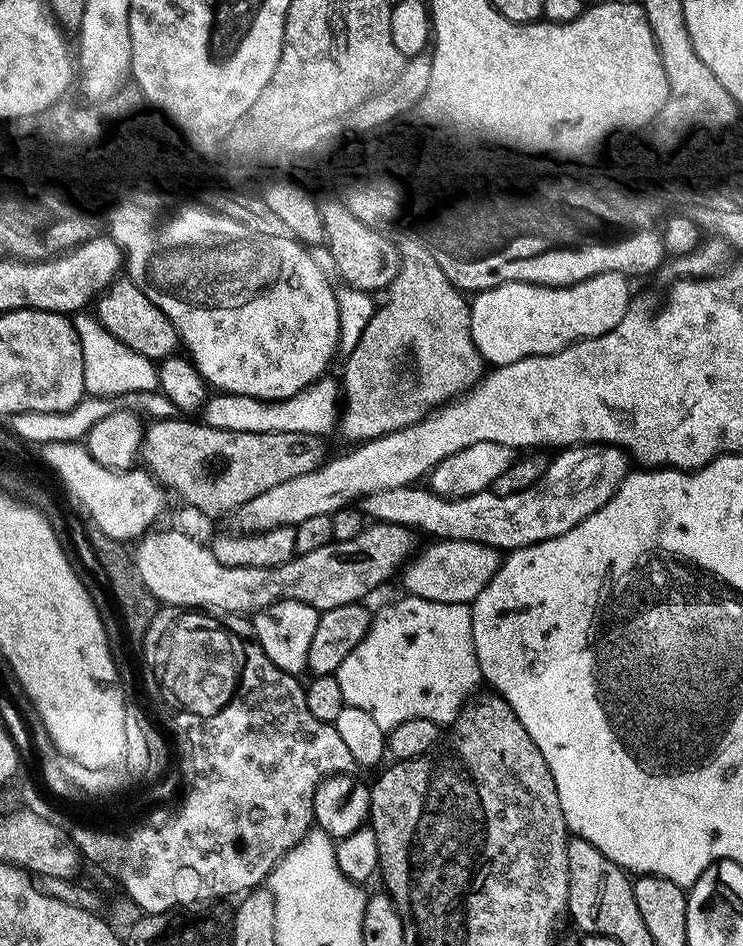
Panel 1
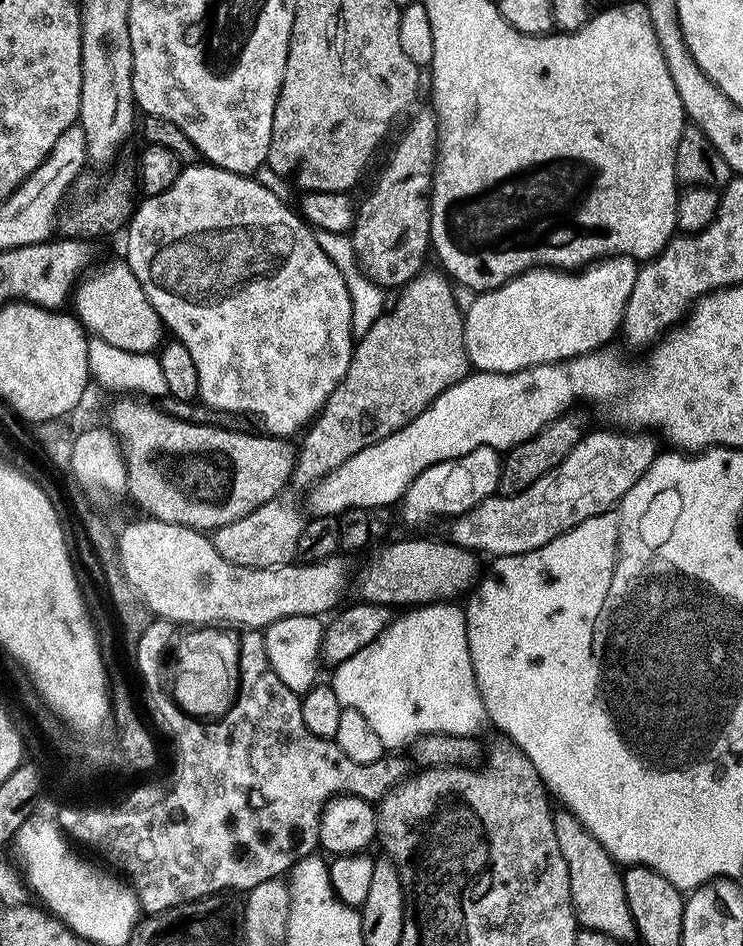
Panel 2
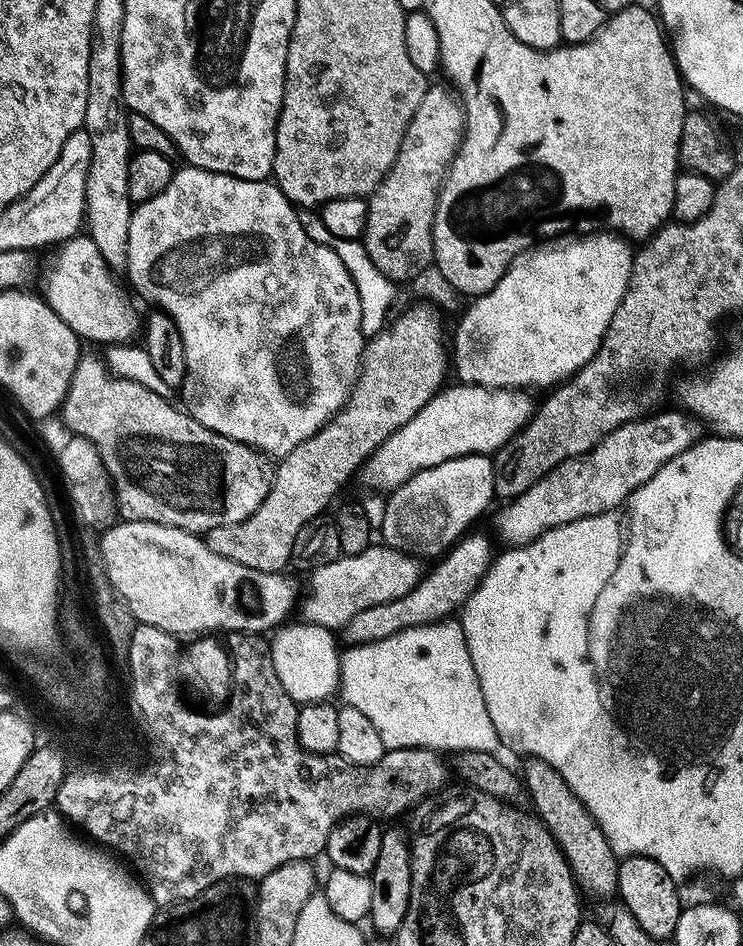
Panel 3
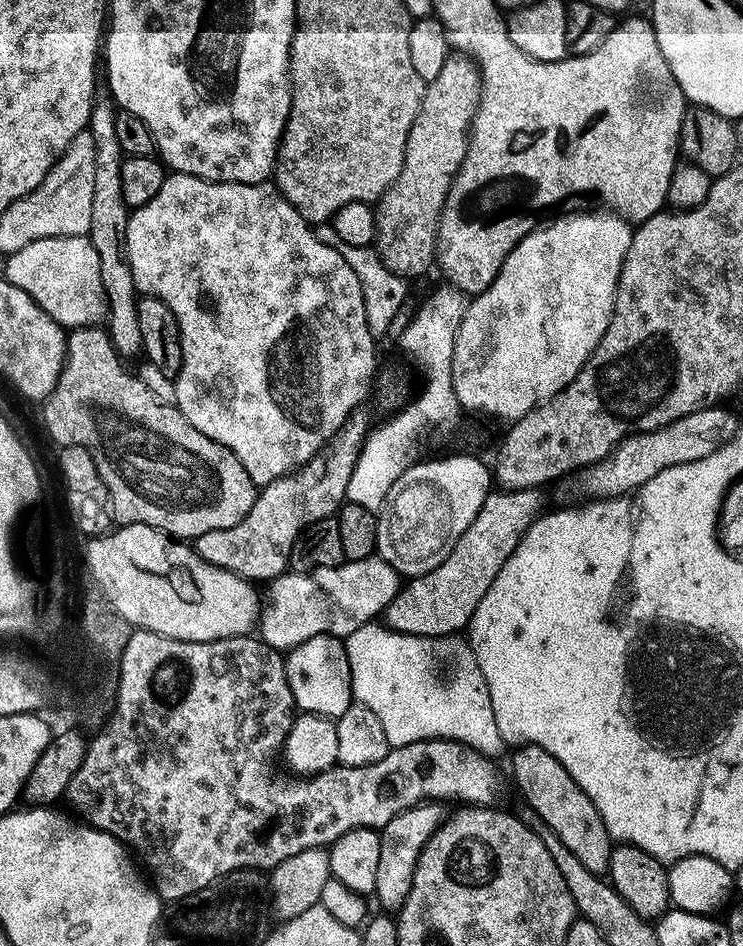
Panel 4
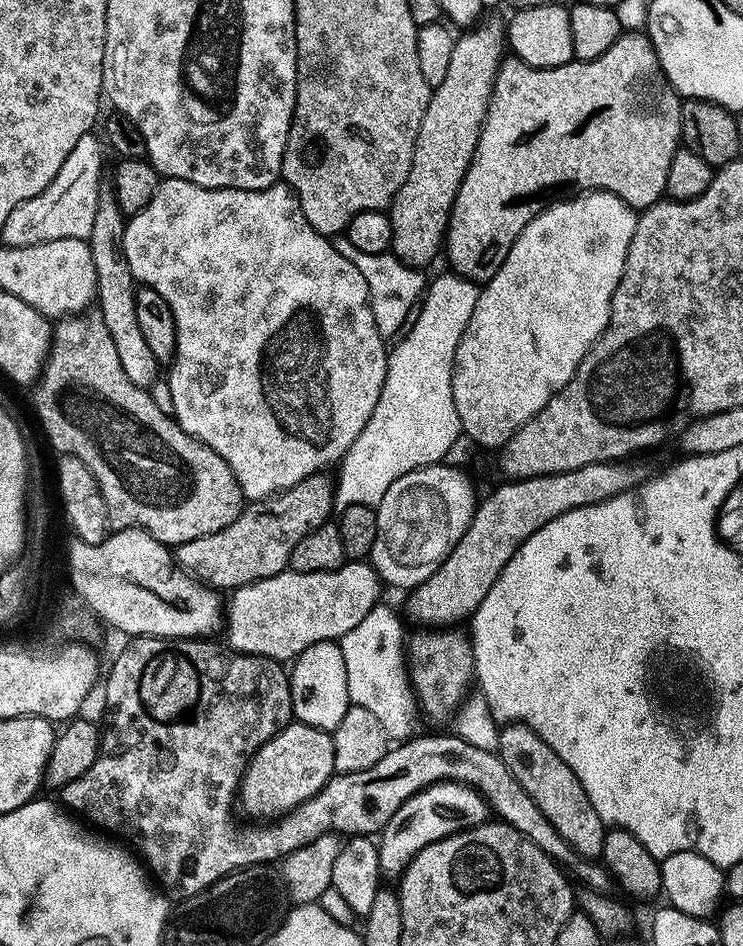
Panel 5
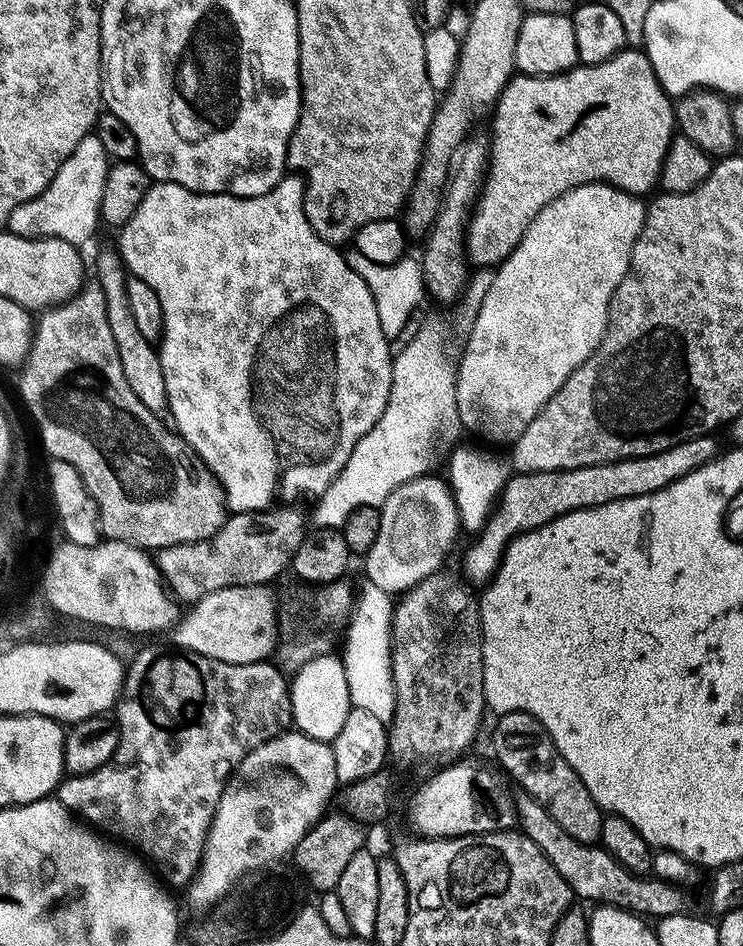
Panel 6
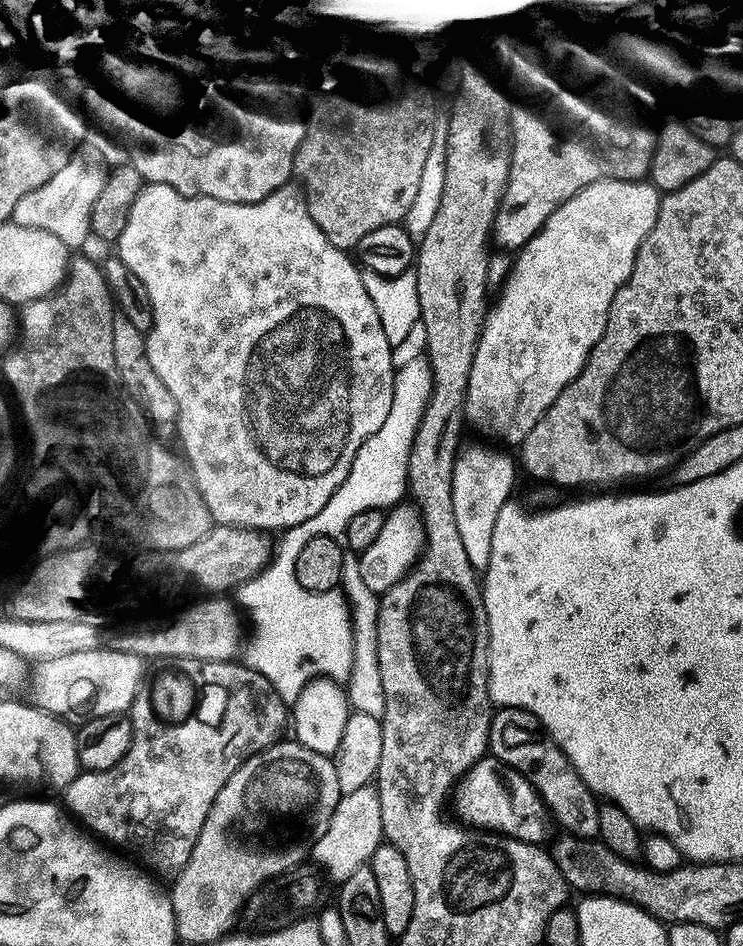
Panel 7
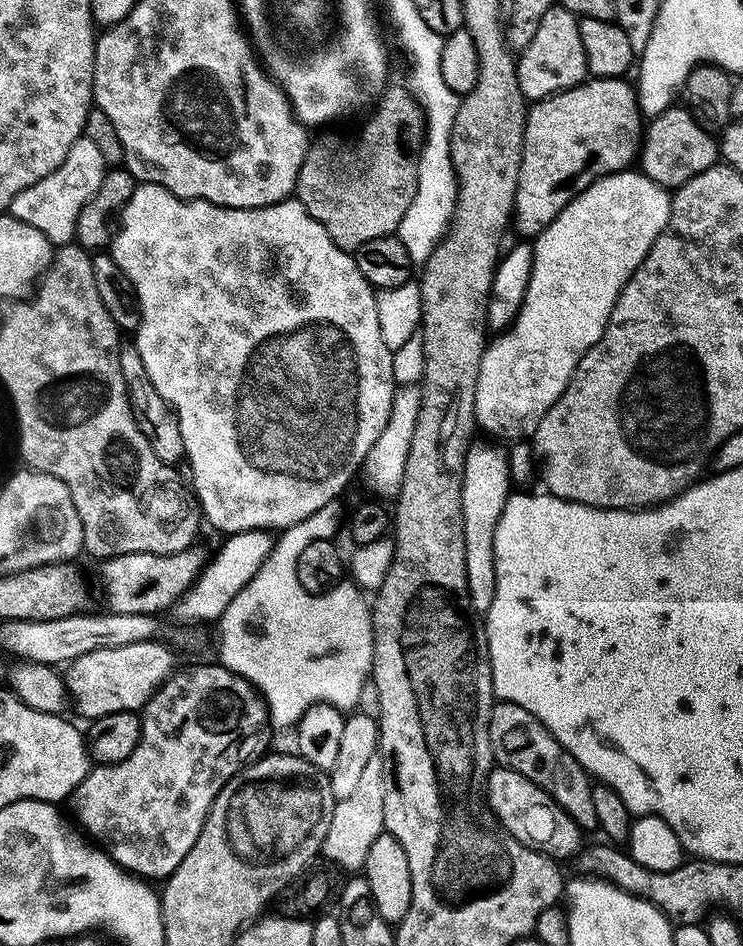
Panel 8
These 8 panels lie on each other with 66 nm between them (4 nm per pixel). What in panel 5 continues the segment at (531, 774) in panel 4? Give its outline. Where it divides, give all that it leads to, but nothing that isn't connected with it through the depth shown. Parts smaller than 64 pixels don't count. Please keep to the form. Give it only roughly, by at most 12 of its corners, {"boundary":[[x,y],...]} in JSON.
{"boundary":[[505,724],[506,770],[578,855],[606,826],[578,774],[525,724]]}

